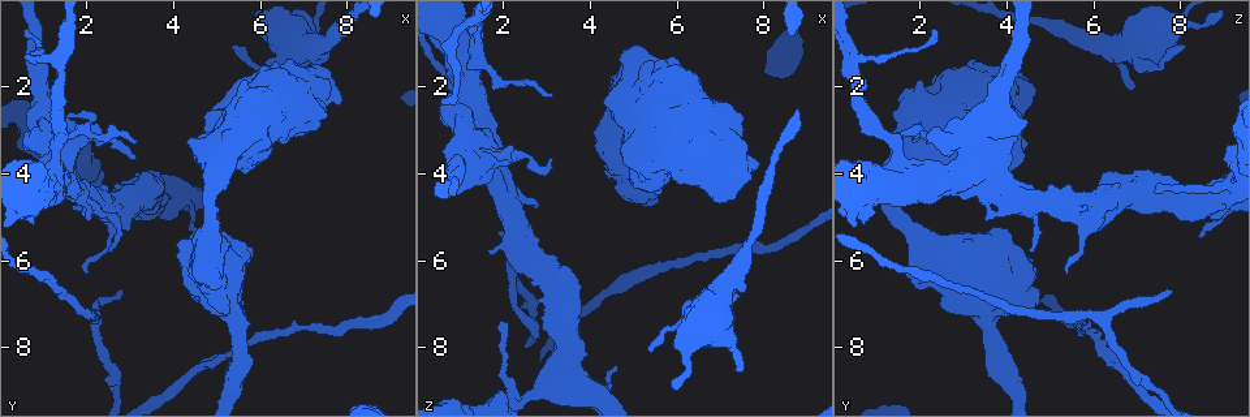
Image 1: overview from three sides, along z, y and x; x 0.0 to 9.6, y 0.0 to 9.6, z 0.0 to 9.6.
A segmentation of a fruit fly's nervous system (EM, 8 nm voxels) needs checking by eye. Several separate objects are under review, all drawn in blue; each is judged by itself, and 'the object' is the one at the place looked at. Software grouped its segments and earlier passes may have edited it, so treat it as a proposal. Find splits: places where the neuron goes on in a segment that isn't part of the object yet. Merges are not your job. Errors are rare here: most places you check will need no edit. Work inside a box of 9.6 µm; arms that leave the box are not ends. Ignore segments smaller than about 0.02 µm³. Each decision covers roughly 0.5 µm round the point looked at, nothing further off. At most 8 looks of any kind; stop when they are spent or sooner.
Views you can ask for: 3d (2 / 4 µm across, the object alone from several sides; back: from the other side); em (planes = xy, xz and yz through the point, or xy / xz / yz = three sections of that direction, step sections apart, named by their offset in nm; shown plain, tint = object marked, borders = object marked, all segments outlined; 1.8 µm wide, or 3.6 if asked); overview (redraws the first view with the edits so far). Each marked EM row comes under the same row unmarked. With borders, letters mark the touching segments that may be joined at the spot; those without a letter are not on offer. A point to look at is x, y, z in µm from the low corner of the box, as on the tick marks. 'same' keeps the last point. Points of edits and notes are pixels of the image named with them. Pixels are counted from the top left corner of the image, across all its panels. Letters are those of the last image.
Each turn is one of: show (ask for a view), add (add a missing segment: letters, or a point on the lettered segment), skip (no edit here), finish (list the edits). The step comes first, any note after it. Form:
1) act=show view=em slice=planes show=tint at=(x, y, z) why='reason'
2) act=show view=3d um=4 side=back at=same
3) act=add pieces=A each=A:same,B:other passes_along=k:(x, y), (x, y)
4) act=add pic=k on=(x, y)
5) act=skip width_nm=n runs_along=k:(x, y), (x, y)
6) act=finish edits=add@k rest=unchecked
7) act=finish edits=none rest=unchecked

act=show view=em um=3.6 slice=xz step=8 show=tint at=(1.35, 3.80, 1.55) why='sharp bend'

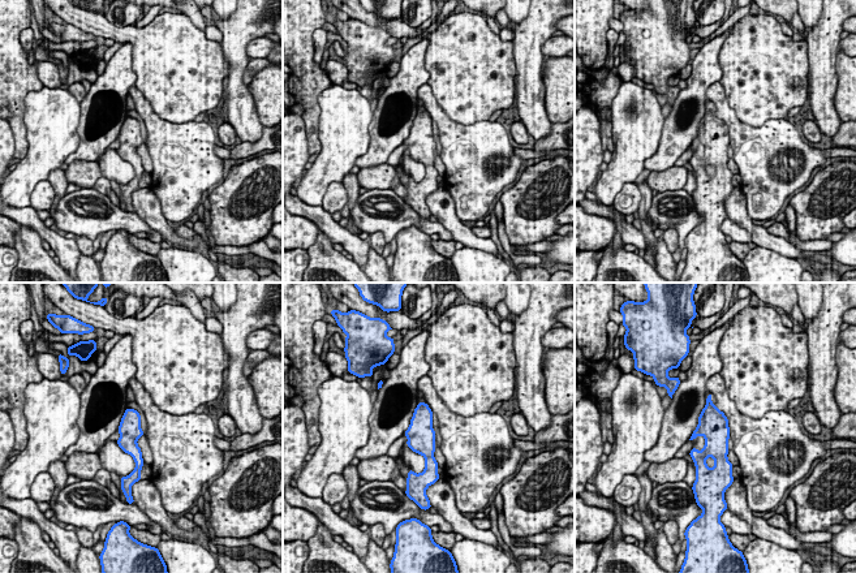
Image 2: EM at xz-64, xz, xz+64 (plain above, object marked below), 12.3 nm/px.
act=show view=em um=3.6 slice=xz step=8 show=borders at=same why='what lies round it'

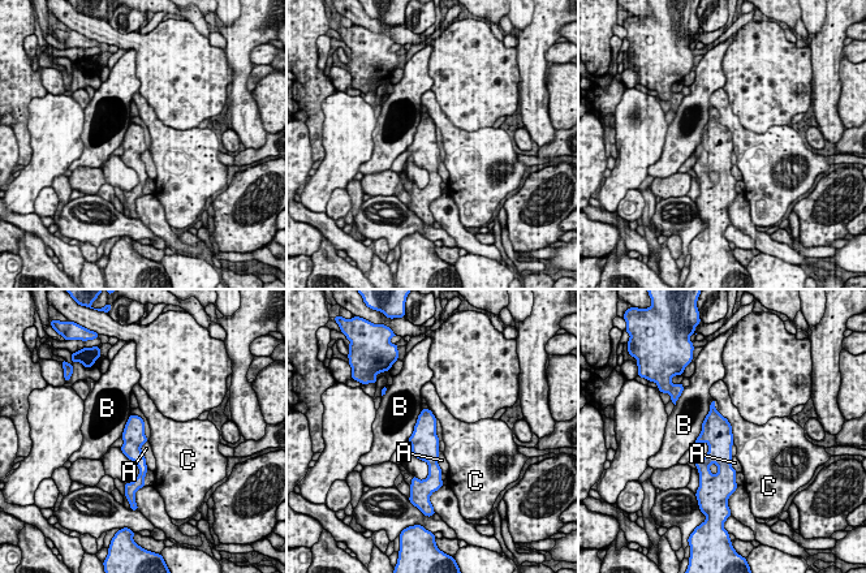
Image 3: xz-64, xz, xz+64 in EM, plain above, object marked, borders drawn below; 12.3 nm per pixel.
act=skip longest_contact=B:550nm each=A:other,B:other,C:other found='no lettered segment goes on from it'

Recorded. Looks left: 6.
act=show view=em slice=xy step=16 show=tint at=(1.90, 4.95, 3.95) why='free end'

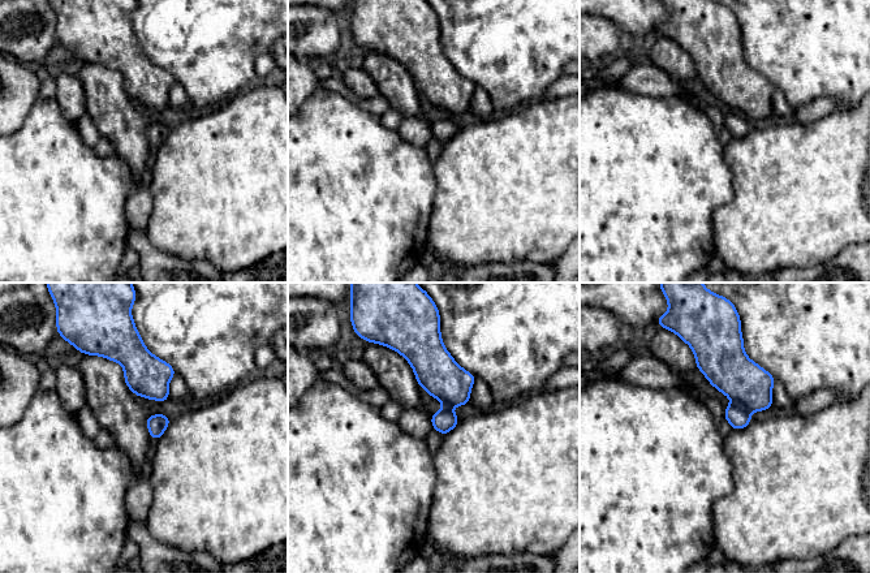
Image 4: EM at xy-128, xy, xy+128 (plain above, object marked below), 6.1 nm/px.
act=show view=em slice=planes show=borders at=same why='another direction'

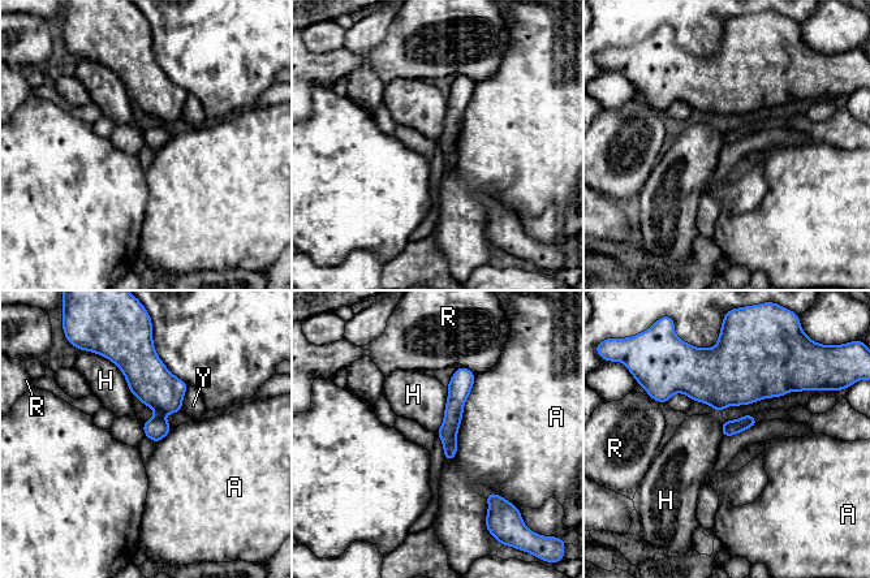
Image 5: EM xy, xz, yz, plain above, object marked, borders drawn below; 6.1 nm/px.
act=skip longest_contact=A:550nm each=A:other,H:other,R:other,Y:other found='no lettered segment goes on from it'

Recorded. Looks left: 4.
act=show view=3d um=4 at=(2.80, 6.65, 7.70) why='an open end'

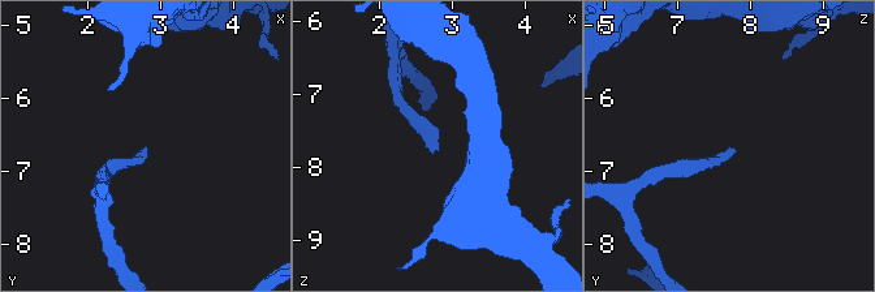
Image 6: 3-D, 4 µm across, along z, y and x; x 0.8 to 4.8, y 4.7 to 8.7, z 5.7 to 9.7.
act=show view=em slice=planes show=borders at=(2.80, 6.70, 7.75) why='now the EM'

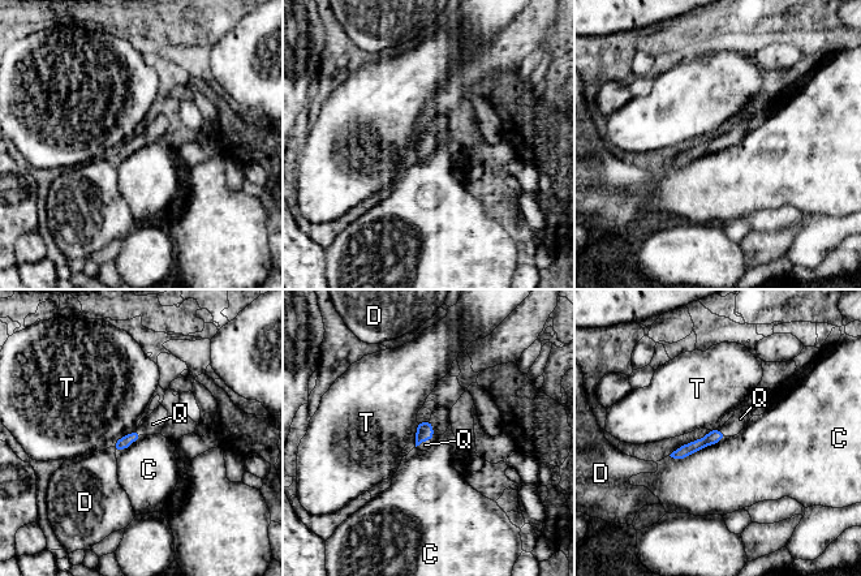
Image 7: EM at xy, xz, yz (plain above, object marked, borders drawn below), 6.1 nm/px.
act=add pieces=Q each=C:other,D:other,Q:same,T:other passes_along=7:(425, 430), (422, 439), (425, 445) found='the neuron continues'

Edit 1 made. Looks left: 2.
act=show view=overview why='redraw'

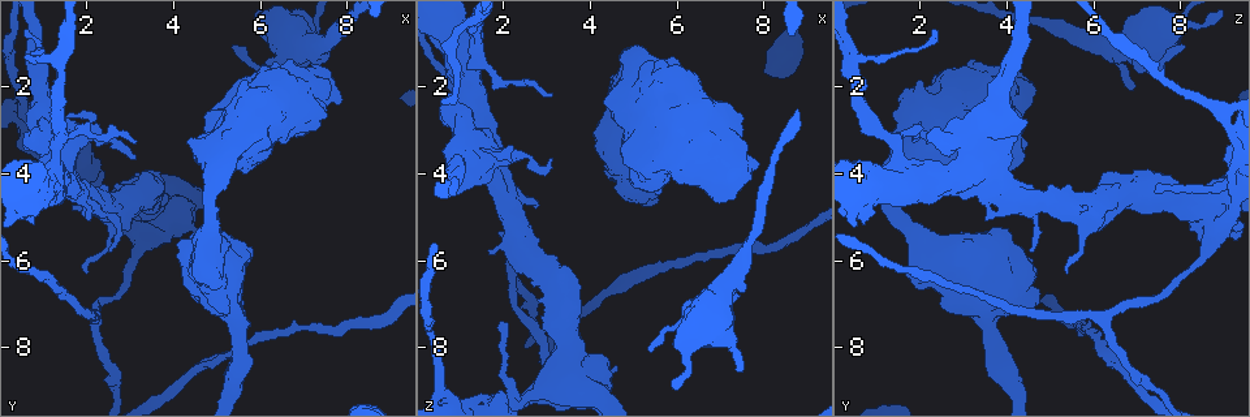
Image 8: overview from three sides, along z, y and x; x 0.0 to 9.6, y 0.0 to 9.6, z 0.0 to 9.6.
act=show view=em slice=planes show=borders at=(7.25, 2.05, 6.90) why='an open end'

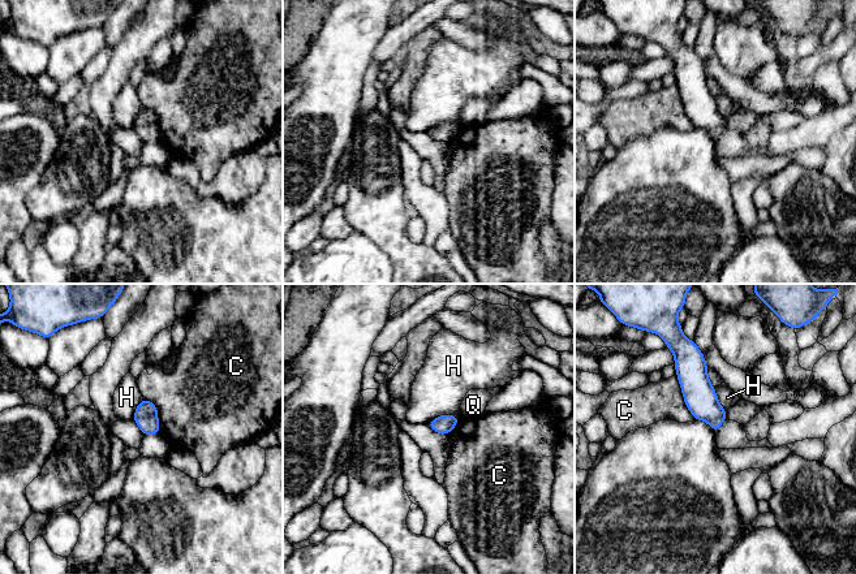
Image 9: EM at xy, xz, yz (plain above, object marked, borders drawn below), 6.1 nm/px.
act=skip width_nm=120 each=C:other,H:other,Q:other border=9:(460, 418), (439, 414), (426, 423) found='no lettered segment goes on from it'

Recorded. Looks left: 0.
act=finish edits=add@7 rest=unchecked

